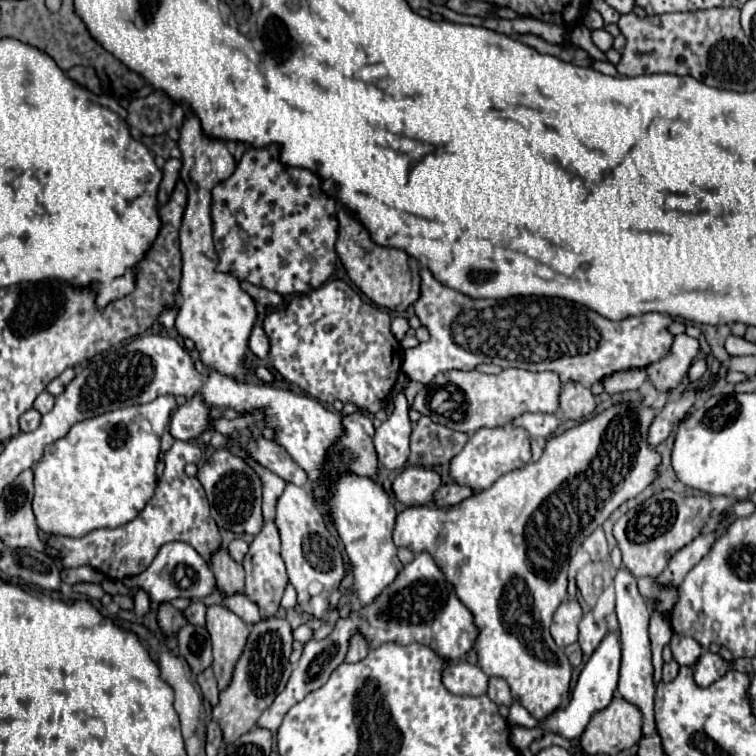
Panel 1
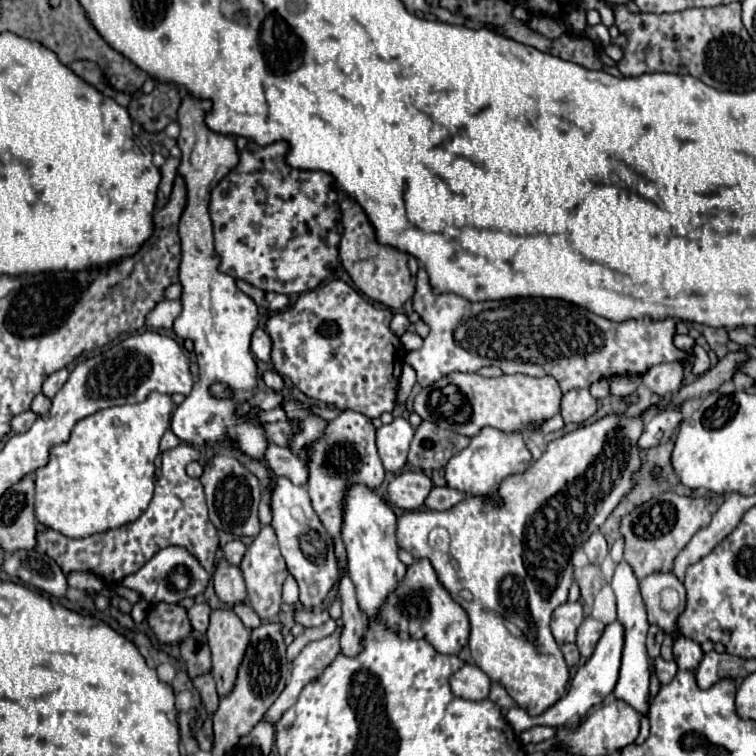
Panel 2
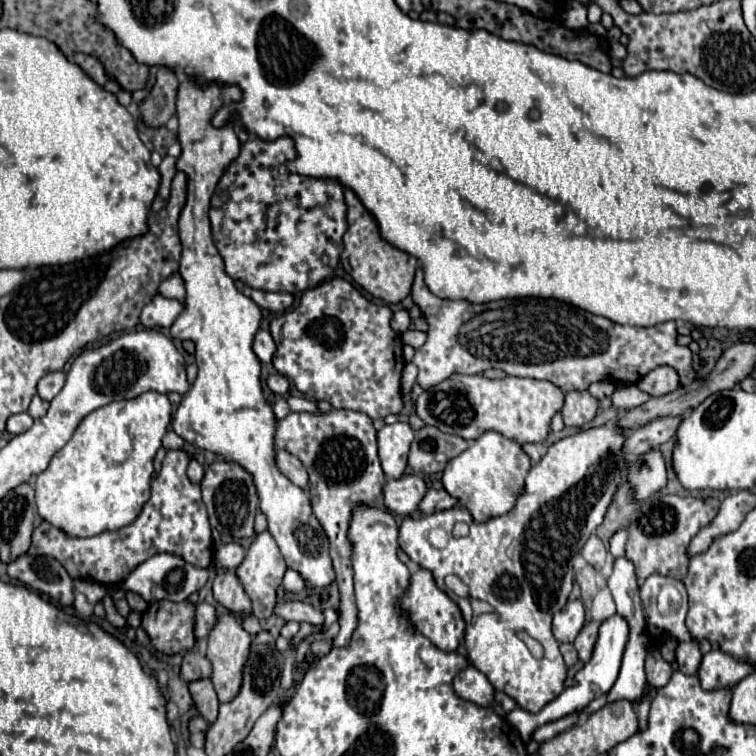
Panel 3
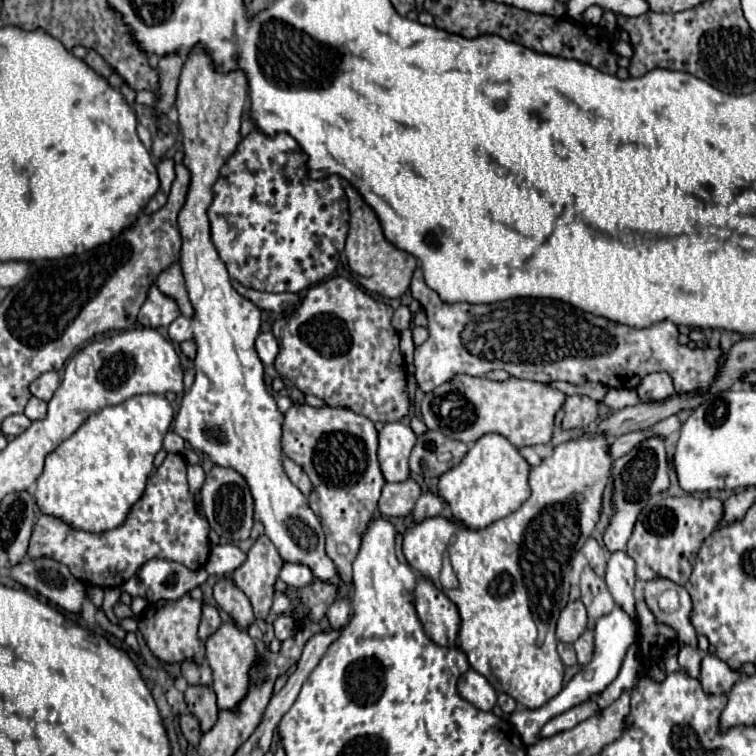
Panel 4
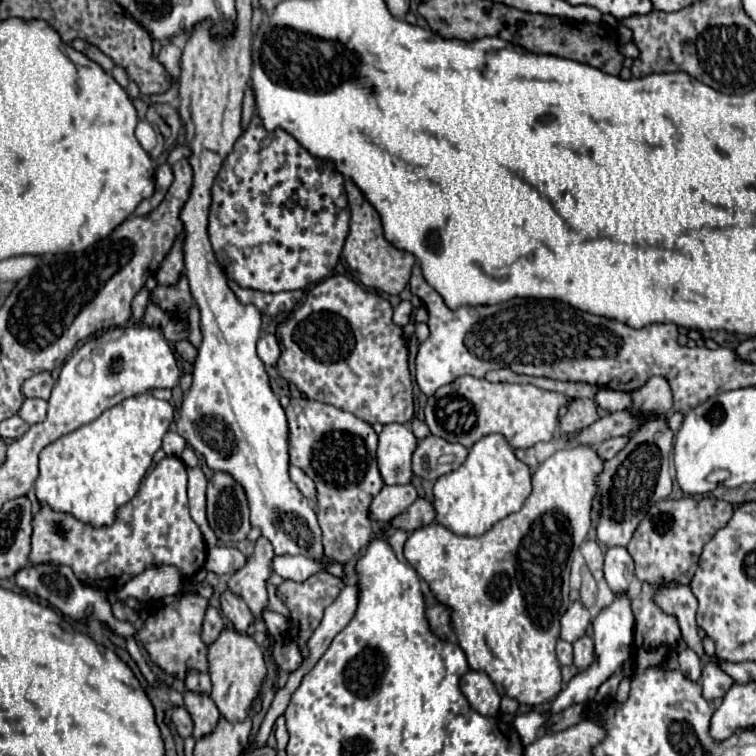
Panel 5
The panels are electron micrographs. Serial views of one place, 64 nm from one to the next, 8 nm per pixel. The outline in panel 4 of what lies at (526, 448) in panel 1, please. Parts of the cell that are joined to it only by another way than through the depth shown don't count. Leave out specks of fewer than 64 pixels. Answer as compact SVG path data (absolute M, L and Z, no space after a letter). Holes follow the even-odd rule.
M482 436L474 442L464 460L438 480L438 496L442 496L446 502L448 520L460 522L470 530L482 530L492 522L516 512L530 496L528 472L528 462L504 436Z

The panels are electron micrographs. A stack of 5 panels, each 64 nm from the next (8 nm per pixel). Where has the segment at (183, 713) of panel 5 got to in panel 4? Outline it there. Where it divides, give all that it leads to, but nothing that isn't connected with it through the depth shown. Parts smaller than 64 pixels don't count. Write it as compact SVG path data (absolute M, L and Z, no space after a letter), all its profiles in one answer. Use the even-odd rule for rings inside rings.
M190 712L180 714L180 730L182 730L184 738L186 738L190 744L198 746L198 738L200 738L200 726L198 726L198 720L196 720L196 718L194 718Z

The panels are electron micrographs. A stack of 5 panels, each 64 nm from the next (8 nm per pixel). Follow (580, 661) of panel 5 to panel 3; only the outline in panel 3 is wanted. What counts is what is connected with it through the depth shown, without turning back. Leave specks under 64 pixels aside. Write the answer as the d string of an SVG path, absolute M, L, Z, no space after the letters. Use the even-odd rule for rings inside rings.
M588 622L582 632L578 634L578 638L574 640L574 646L578 650L578 658L582 662L588 662L592 656L592 648L596 644L596 628L600 626L600 622Z

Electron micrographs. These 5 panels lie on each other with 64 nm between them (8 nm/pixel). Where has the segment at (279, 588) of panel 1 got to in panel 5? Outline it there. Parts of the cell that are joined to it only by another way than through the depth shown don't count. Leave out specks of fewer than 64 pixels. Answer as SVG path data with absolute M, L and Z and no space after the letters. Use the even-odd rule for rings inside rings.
M258 538L252 558L228 580L228 590L240 596L256 618L260 618L262 610L266 608L266 580L270 576L272 558L272 544L268 544L268 540L264 538Z

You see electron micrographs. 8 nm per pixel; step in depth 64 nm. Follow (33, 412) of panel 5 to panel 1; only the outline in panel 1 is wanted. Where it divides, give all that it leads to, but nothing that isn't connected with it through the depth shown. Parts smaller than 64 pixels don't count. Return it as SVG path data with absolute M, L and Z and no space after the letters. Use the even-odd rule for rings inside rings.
M48 392L38 394L38 398L34 400L34 408L36 408L40 414L50 412L50 410L52 410L52 404L54 404L54 396L50 396Z

